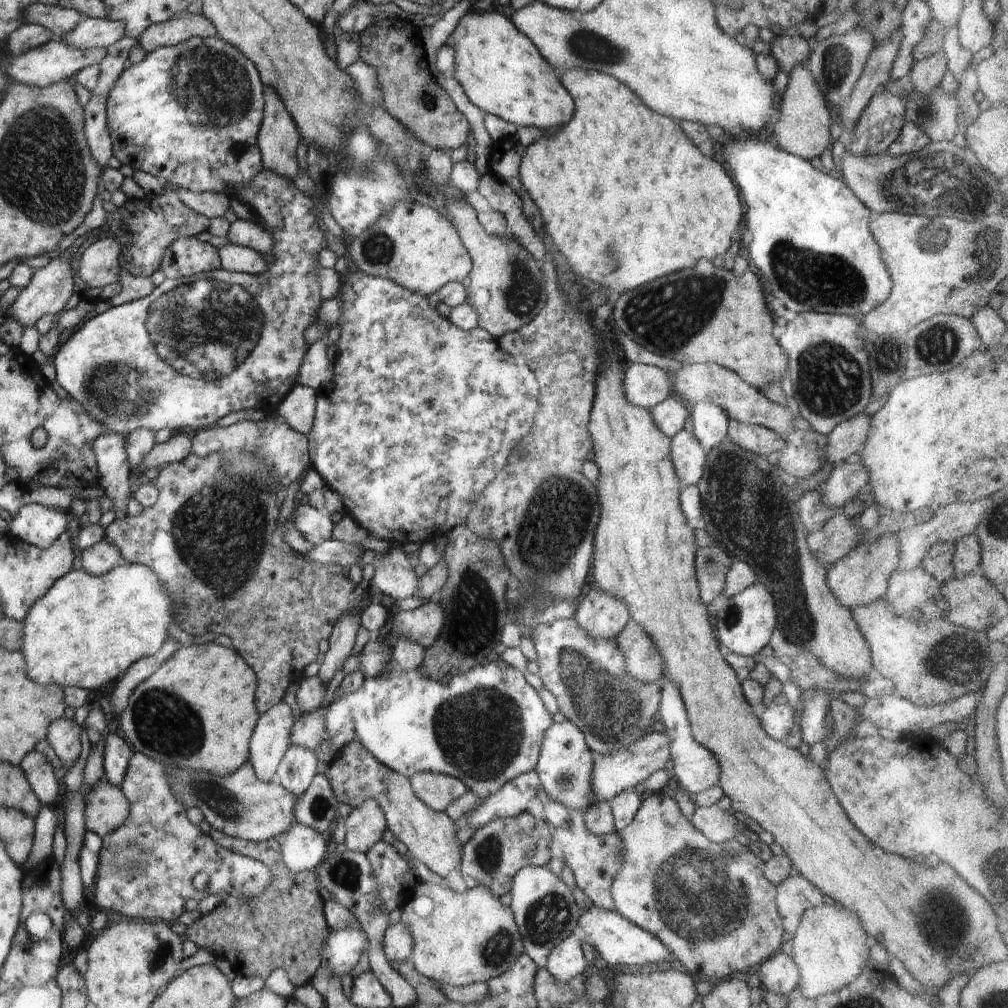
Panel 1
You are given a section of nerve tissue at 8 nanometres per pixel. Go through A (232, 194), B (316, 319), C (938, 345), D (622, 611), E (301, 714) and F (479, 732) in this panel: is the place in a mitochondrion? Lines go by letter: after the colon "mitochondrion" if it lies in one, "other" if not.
A: other
B: other
C: mitochondrion
D: other
E: other
F: mitochondrion

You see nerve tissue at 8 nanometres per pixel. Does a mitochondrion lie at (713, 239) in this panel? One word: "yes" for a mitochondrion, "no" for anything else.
no

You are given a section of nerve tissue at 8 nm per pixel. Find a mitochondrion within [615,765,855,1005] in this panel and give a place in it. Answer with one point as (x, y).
(700, 893)

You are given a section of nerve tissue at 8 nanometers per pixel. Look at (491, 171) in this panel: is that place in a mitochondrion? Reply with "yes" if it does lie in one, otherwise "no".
no

